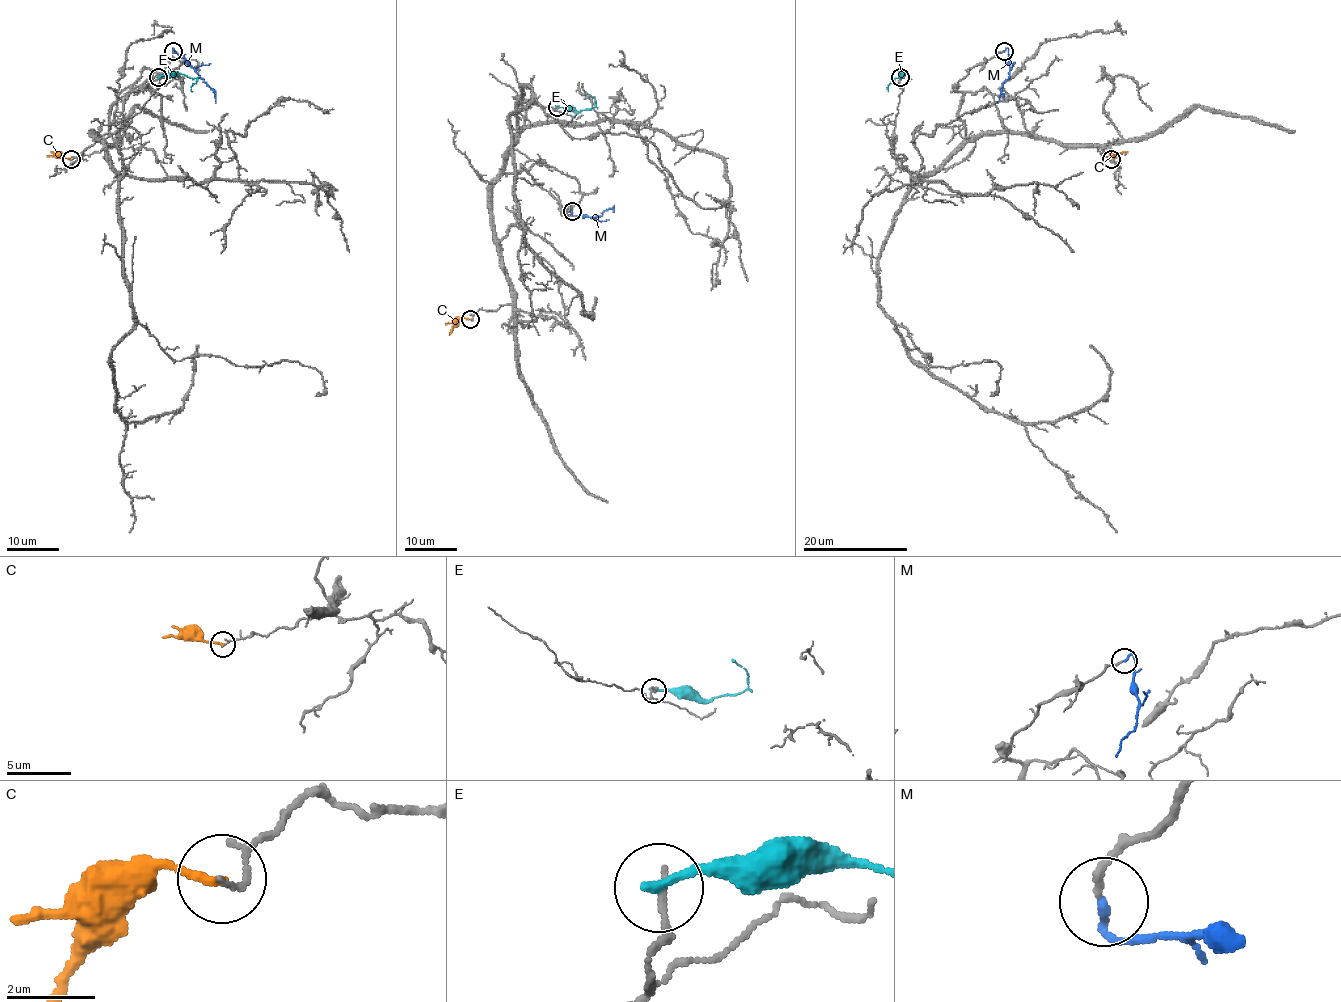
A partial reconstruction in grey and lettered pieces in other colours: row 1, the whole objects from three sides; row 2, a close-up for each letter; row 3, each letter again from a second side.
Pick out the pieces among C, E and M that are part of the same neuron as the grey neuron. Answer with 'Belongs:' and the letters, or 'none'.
Belongs: M

